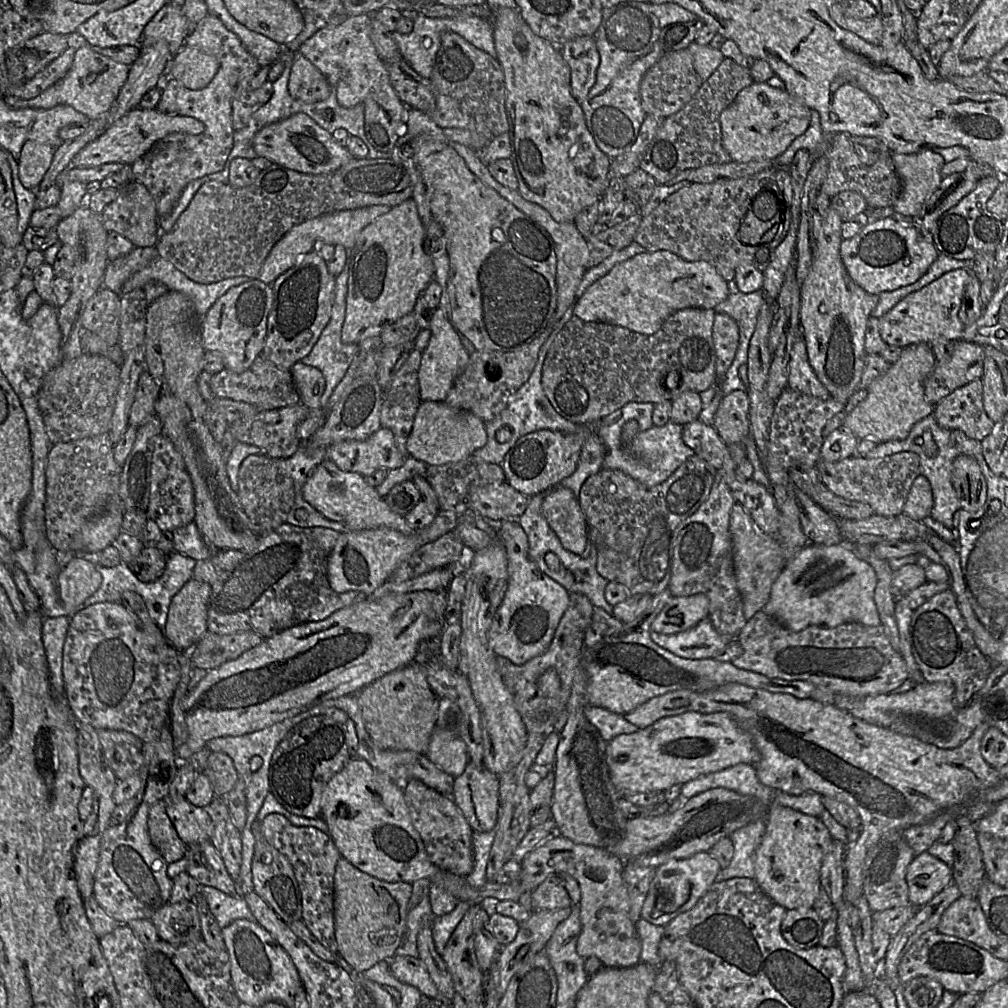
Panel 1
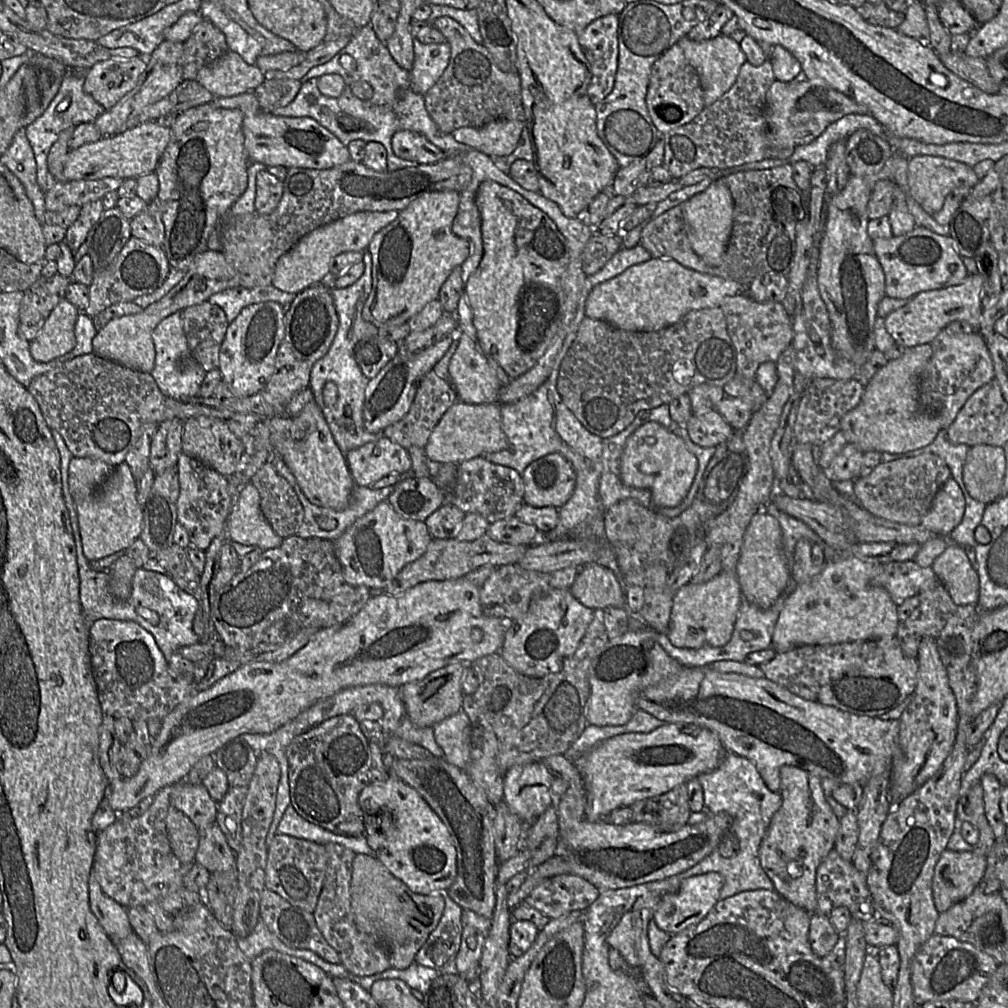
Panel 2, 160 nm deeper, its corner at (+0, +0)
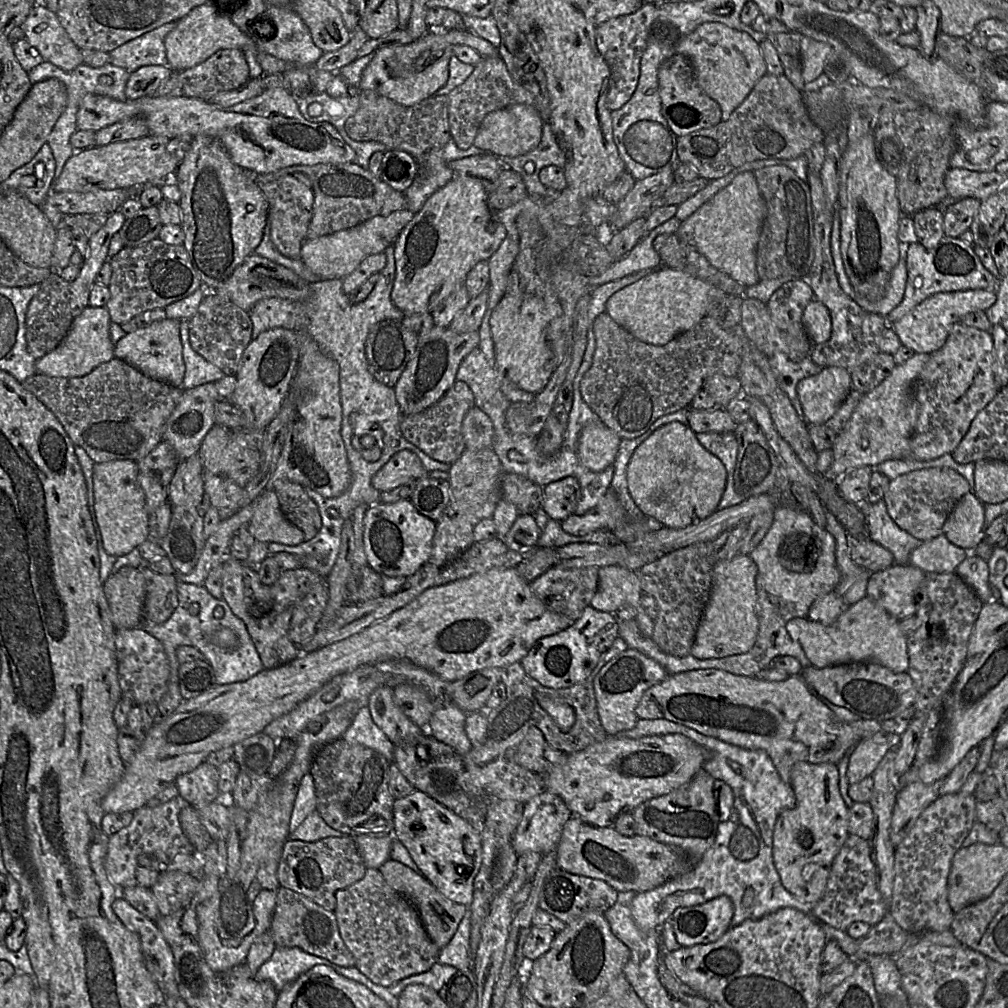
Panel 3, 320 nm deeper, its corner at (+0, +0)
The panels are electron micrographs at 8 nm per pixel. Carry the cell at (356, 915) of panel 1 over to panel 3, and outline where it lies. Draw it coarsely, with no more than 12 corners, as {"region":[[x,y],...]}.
{"region":[[389,859],[378,870],[415,907],[440,948],[467,907],[447,899],[424,876]]}

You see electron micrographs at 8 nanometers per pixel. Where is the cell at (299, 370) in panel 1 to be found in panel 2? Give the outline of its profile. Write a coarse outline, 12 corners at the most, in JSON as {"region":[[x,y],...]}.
{"region":[[385,435],[345,454],[355,485],[409,475],[408,450]]}

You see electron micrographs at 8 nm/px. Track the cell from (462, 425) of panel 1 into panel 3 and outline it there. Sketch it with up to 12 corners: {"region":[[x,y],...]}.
{"region":[[474,406],[465,415],[466,450],[490,448],[494,425]]}

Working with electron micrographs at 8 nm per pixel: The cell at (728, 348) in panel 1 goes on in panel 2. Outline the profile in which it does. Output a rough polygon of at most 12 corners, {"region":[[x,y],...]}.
{"region":[[779,302],[721,304],[735,376],[754,378],[793,340]]}

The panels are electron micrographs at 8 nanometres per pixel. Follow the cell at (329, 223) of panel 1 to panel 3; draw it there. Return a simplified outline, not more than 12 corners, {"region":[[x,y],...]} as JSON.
{"region":[[409,209],[306,240],[300,259],[321,279],[343,279],[384,253]]}

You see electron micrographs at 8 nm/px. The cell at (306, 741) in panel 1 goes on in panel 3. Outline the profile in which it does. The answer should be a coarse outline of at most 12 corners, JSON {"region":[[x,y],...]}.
{"region":[[342,738],[309,771],[315,811],[355,838],[391,835],[389,762]]}

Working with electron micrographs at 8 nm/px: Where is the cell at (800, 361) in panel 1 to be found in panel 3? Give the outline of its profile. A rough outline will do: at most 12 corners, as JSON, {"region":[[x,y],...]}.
{"region":[[809,171],[814,259],[805,281],[831,316],[829,340],[809,357],[851,370],[879,352],[886,316],[841,287],[831,212]]}

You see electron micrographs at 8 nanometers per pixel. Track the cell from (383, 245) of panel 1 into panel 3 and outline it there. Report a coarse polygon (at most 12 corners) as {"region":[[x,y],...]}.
{"region":[[455,175],[393,243],[392,302],[431,313],[506,227]]}

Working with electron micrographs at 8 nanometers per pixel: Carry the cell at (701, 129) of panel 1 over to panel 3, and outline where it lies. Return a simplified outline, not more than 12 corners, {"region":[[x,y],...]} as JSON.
{"region":[[766,74],[728,120],[678,137],[711,181],[823,140],[802,92]]}

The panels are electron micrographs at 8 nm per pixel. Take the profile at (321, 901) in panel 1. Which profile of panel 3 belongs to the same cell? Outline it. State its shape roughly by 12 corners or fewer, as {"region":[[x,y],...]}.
{"region":[[377,869],[335,894],[354,967],[381,986],[440,947]]}

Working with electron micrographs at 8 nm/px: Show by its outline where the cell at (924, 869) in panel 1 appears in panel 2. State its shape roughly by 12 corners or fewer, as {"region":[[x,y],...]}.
{"region":[[946,849],[932,881],[944,912],[982,882],[987,855]]}

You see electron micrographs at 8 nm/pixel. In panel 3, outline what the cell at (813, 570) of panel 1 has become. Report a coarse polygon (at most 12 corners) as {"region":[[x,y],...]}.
{"region":[[867,596],[786,629],[817,668],[909,668],[898,620]]}

